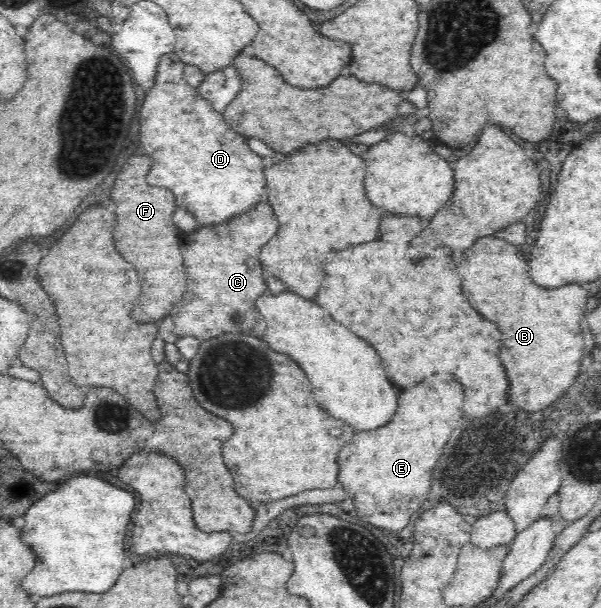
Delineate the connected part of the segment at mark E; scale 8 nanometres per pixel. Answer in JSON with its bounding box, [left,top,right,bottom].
[339,374,463,532]

